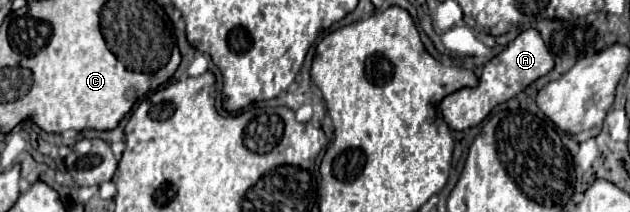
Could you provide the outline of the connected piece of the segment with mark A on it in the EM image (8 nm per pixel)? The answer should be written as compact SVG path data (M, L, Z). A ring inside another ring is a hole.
M527 29L523 31L515 41L511 41L499 55L495 55L483 69L483 75L479 79L479 85L475 89L459 89L451 95L447 95L441 101L441 111L447 121L447 125L455 131L463 131L469 127L479 125L495 105L505 103L513 99L517 93L521 93L527 85L543 77L553 69L553 57L543 43L541 35L537 29Z

